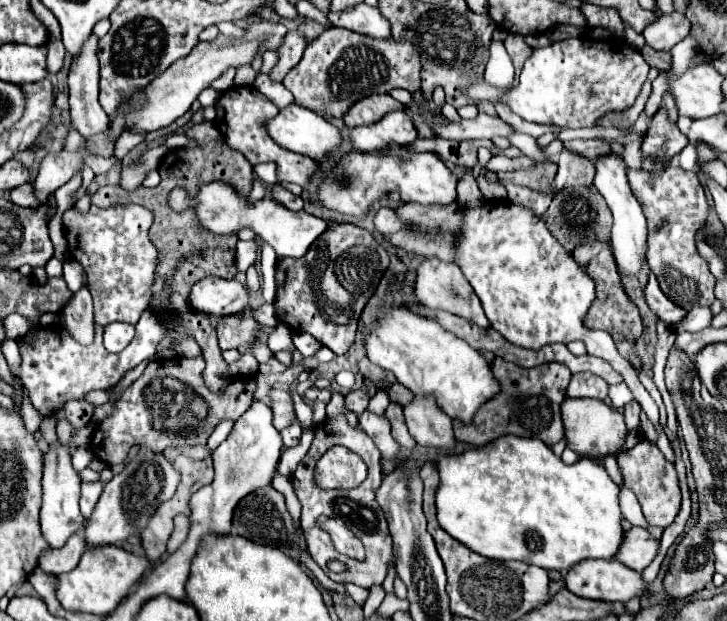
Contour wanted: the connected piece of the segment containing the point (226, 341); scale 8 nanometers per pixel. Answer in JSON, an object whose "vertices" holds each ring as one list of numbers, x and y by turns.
{"vertices":[[247,308,241,314,231,314,219,320,217,324,219,348,237,350,243,344,251,344,261,334,261,324,255,320,255,310]]}

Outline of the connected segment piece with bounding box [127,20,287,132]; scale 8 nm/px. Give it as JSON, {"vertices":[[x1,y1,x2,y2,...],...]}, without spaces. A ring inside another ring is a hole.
{"vertices":[[261,20,261,22,249,24,245,28,243,38,231,38,231,36,221,36,219,34,215,40,199,42,191,50,191,54,187,54,185,58,171,64,171,68,167,68,159,78,155,78,145,88,147,90,147,104,139,112,129,112,127,114,131,130,133,132,153,132,153,130,159,130,161,126,169,126,179,116,183,116,191,108,191,104,197,100,199,92,209,88,211,82,215,78,219,78,225,70,251,64,255,60,255,56,261,54,261,52,267,52,267,50,277,52,281,48,285,32,287,32,287,28,281,22]]}

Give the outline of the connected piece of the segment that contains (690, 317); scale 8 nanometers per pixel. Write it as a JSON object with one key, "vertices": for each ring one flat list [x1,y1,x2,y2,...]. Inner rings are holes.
{"vertices":[[703,306,703,308,691,308,689,314,685,316,685,320,679,324,679,330,687,330,687,332,699,332,703,328,707,328,711,324,711,308]]}

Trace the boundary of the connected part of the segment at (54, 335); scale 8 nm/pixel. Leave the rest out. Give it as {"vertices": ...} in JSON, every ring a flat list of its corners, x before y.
{"vertices":[[143,312,137,322,135,340,119,354,111,354,103,346,103,326,95,326,95,342,91,346,77,344,65,330,39,328,31,346,21,344,21,382,27,390,27,396,33,408,41,414,41,418,61,414,65,402,83,400,93,390,109,390,113,388,129,370,133,370,143,360,155,356,157,344,167,336,165,326,157,320,155,312]]}

